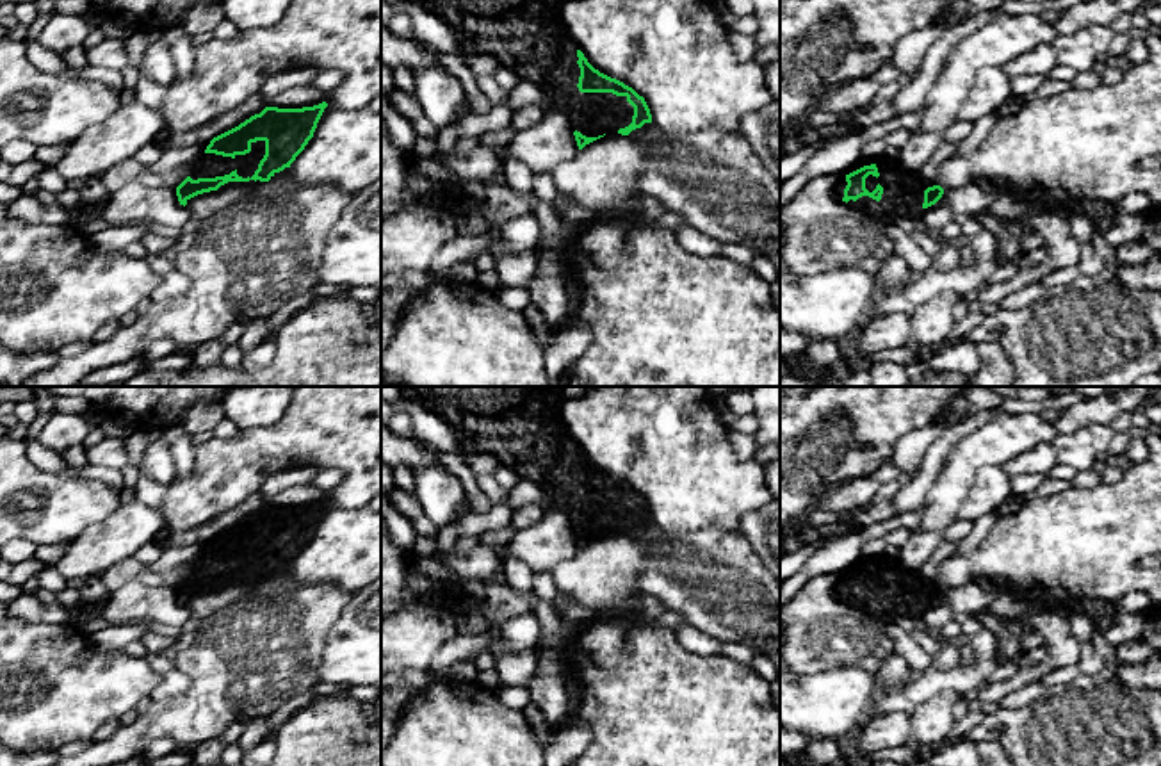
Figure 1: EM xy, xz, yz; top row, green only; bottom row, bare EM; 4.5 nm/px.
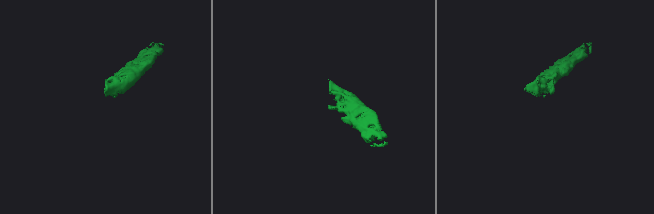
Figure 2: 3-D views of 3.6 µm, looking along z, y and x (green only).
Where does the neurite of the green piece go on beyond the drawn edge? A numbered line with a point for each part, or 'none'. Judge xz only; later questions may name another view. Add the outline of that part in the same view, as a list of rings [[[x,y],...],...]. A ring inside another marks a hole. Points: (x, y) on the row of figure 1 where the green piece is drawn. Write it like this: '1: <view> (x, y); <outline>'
1: xz (527, 36); [[[401,0],[442,16],[472,37],[472,50],[509,68],[520,82],[538,84],[550,105],[563,107],[573,130],[586,137],[618,132],[632,123],[627,96],[580,93],[577,43],[563,21],[564,0]]]

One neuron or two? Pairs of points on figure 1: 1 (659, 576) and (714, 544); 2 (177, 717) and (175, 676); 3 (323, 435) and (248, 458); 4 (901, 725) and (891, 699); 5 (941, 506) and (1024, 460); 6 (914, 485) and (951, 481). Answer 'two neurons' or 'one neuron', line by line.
1: one neuron
2: two neurons
3: one neuron
4: two neurons
5: two neurons
6: two neurons

